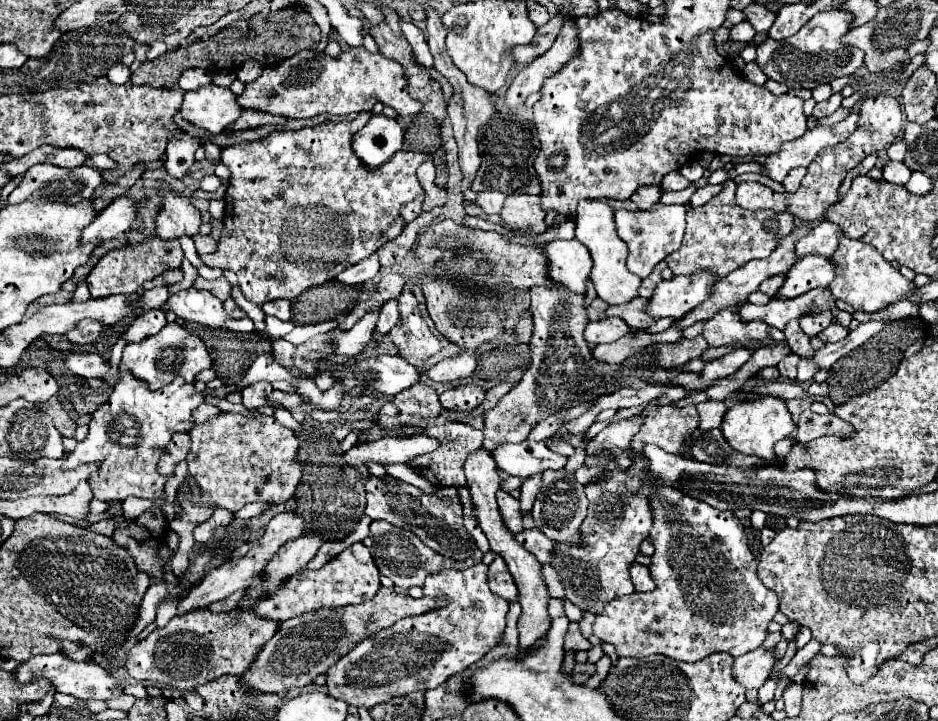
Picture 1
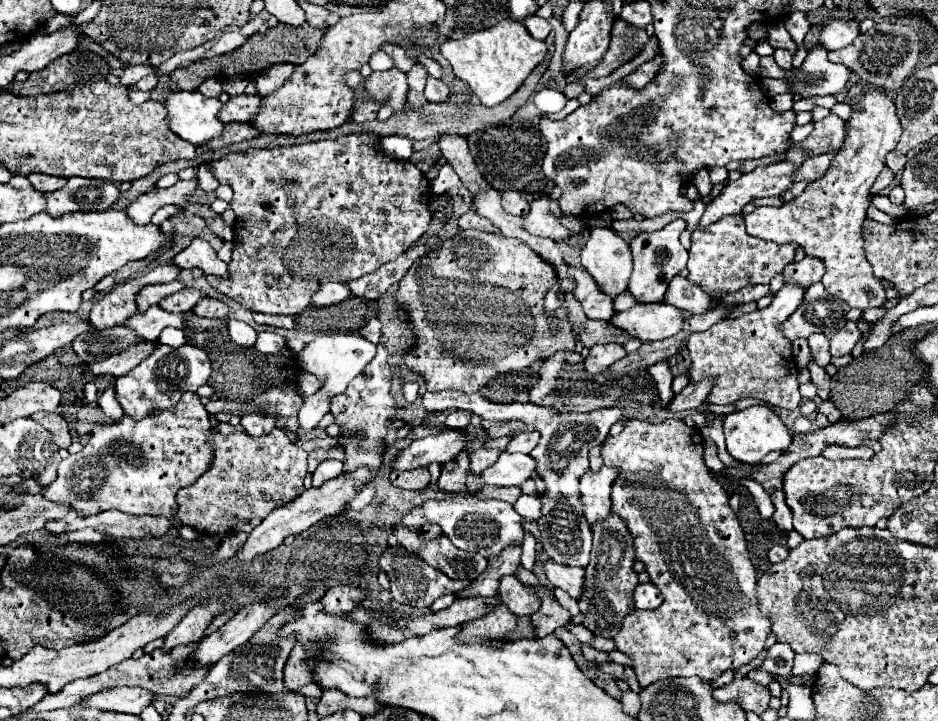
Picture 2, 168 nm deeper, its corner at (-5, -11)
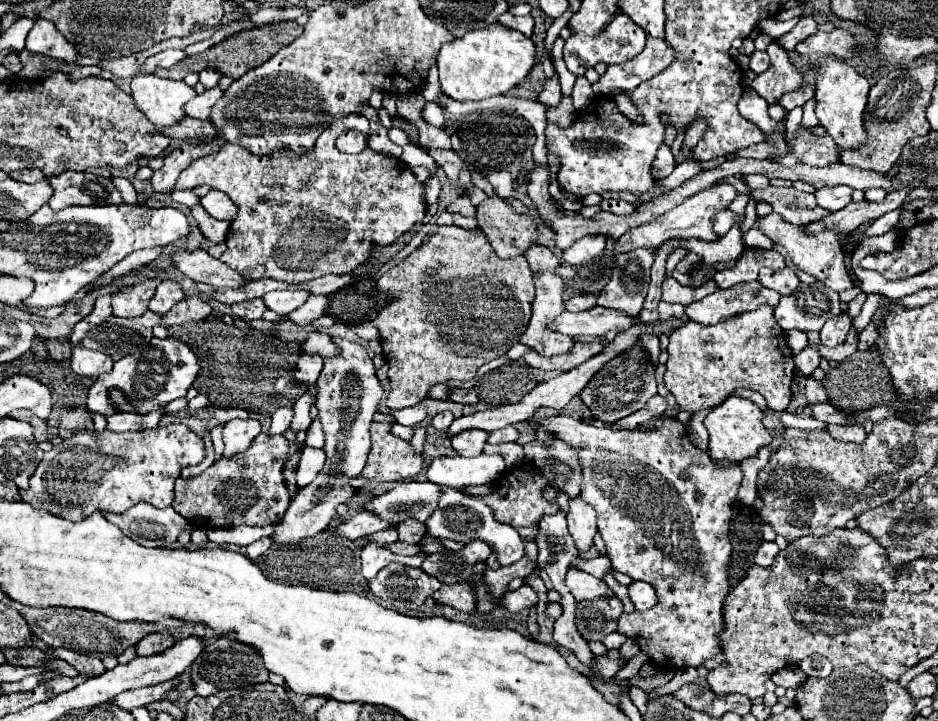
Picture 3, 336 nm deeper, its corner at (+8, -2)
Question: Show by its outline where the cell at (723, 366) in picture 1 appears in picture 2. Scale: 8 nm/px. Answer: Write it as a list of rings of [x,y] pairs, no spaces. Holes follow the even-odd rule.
[[[704,378],[700,382],[688,384],[682,394],[676,394],[672,404],[670,404],[670,412],[682,412],[682,410],[690,410],[690,408],[698,408],[704,404],[704,400],[708,398],[712,386],[714,386],[714,378]]]

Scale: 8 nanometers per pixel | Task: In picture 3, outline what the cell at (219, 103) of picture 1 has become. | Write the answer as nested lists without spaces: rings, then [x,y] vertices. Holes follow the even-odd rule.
[[[137,73],[131,79],[131,97],[155,127],[169,127],[183,119],[183,105],[193,95],[197,93],[185,81],[161,79],[153,73]]]

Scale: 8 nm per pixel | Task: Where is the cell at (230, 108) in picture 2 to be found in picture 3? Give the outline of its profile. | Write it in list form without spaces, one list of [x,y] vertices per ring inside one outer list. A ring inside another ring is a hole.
[[[213,87],[213,89],[205,89],[205,93],[197,95],[195,99],[191,99],[189,103],[185,103],[185,115],[187,117],[193,117],[193,119],[201,119],[205,121],[209,117],[209,111],[213,107],[213,103],[217,99],[221,99],[223,91],[219,87]]]

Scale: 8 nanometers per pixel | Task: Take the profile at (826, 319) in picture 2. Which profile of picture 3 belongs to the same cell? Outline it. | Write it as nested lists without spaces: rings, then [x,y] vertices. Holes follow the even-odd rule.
[[[799,283],[793,295],[781,297],[775,309],[775,321],[783,331],[821,331],[823,323],[833,315],[839,315],[839,293],[817,283]]]

